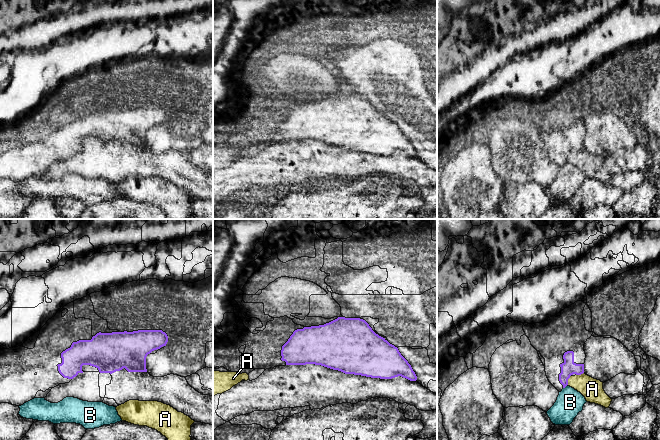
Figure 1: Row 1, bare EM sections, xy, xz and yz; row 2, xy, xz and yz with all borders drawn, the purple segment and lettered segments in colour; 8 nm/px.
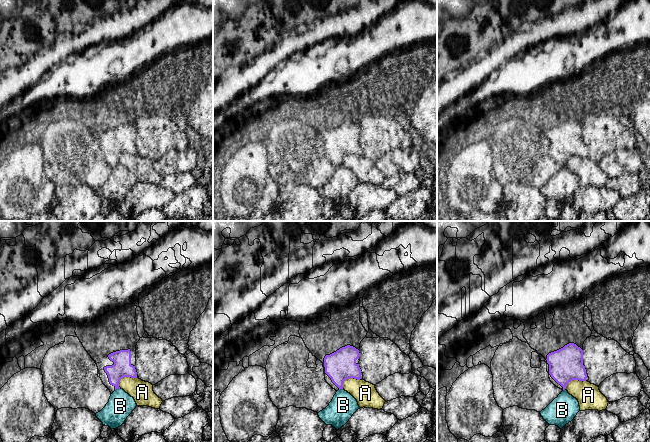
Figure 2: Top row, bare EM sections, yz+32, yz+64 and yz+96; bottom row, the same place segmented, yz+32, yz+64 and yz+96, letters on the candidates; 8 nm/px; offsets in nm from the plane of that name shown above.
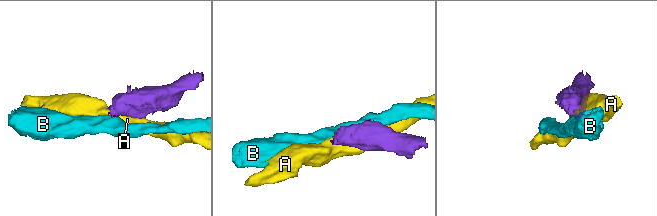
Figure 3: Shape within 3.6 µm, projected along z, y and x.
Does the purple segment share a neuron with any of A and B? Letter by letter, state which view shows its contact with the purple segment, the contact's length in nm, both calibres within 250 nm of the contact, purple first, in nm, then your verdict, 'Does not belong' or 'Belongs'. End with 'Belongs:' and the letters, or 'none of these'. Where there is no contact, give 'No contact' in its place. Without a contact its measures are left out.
A: Touches purple in yz. Shared border 80 nm. Thickness 120 nm (purple) against 180 nm. Does not belong
B: Touches purple in yz. Shared border 50 nm. Thickness 120 nm (purple) against 220 nm. Does not belong
Belongs: none of these

